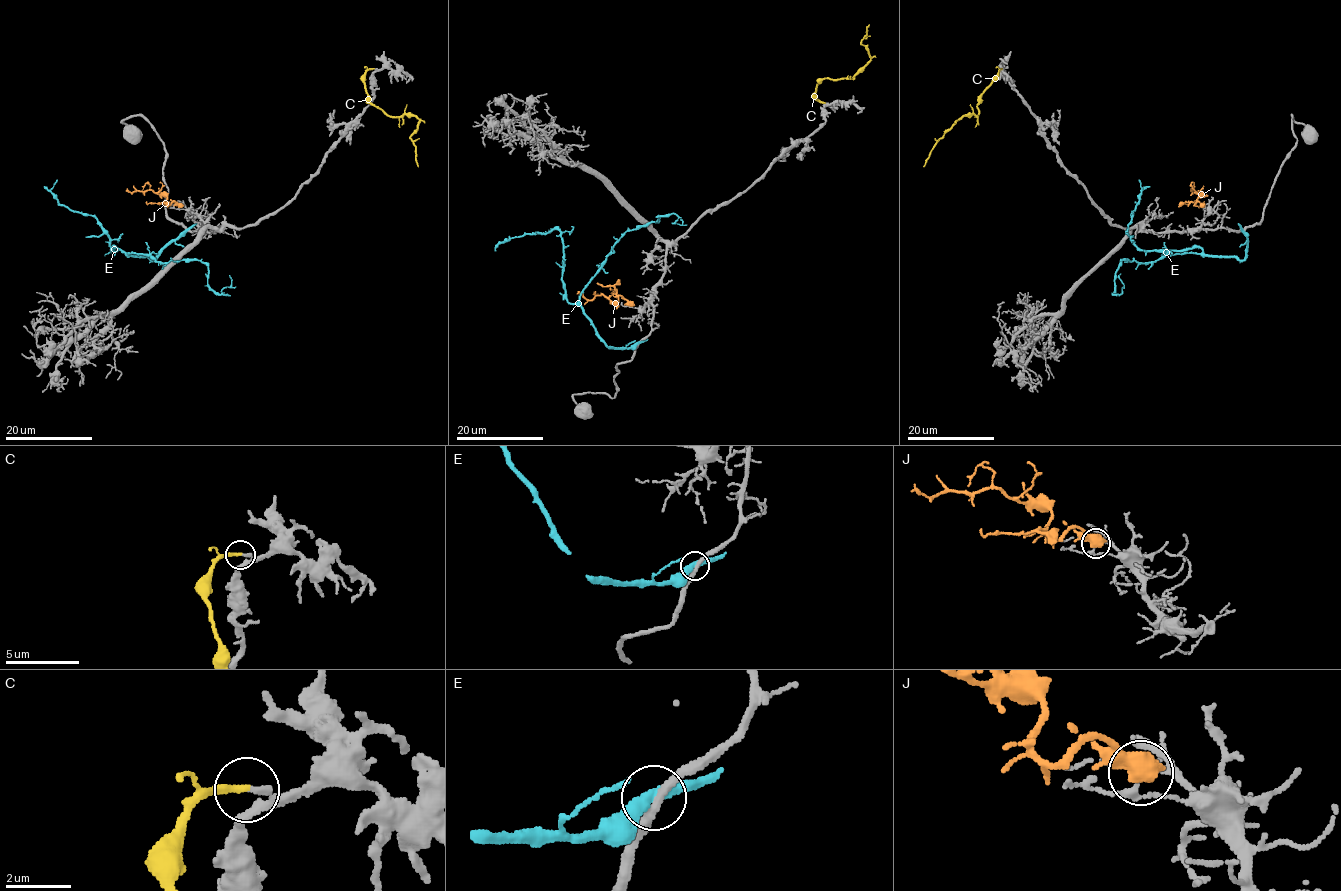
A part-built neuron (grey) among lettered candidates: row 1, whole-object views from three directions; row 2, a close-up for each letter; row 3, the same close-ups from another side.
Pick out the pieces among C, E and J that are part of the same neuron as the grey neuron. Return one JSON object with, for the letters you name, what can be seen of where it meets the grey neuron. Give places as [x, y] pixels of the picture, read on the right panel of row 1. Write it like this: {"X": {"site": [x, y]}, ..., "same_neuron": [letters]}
{"C": {"site": [1001, 69]}, "same_neuron": ["C"]}

